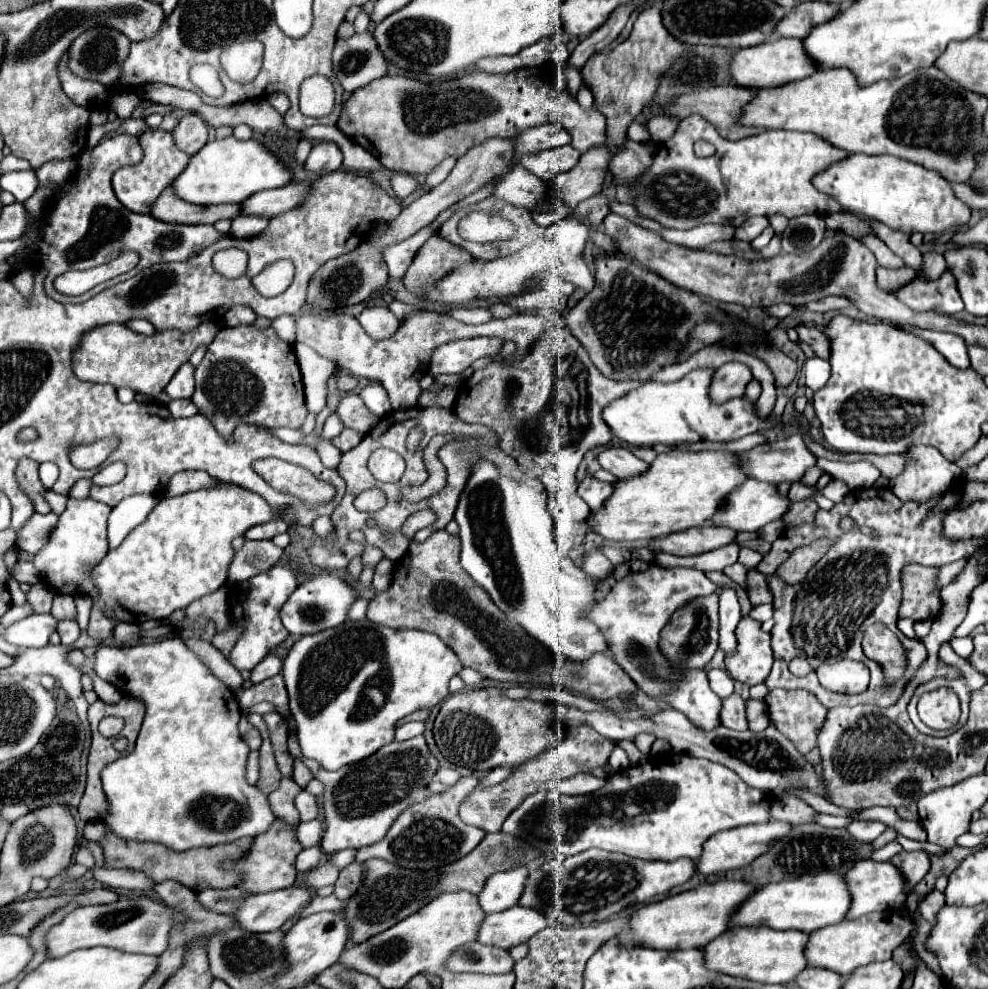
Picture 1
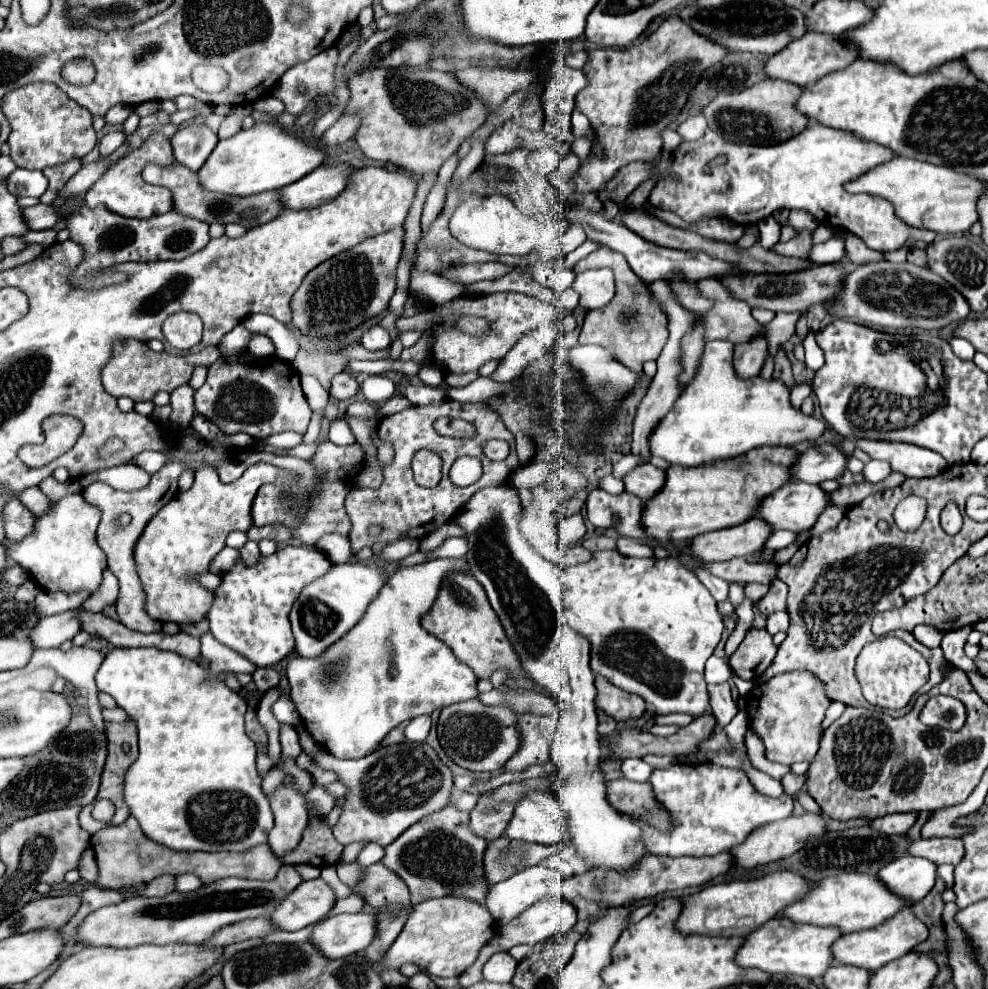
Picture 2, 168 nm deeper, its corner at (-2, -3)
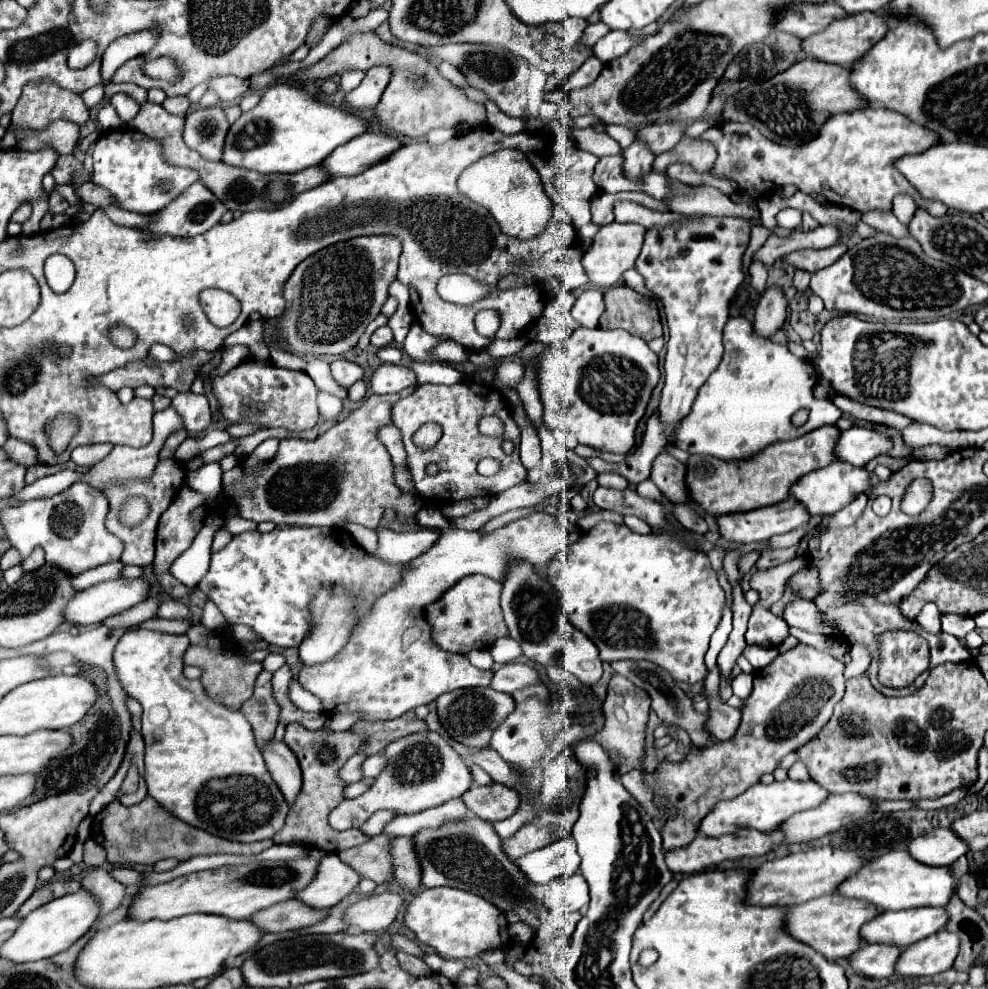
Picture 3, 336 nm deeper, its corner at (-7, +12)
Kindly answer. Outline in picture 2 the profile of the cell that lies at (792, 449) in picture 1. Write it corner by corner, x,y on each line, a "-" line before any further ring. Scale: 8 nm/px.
832,444
808,448
798,454
798,464
794,464
794,480
806,482
806,484
820,484
822,480
836,480
842,476
844,462
846,462
846,456
838,448
834,448

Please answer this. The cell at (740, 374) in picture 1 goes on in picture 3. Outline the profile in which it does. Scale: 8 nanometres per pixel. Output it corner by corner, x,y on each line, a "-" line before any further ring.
767,285
755,309
755,331
761,337
771,337
787,317
787,297
779,285

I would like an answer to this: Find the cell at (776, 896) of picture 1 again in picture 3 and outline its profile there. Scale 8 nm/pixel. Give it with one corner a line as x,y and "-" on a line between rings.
891,851
883,857
877,857
869,861
859,873
849,877
837,893
843,893
845,897
859,897
881,911
899,911
899,909
911,909
911,907
945,907
951,897
957,893
959,877
953,875
951,867
931,867
915,861
907,851

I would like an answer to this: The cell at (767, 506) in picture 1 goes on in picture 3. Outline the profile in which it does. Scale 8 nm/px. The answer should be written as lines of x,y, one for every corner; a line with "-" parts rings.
835,461
829,467
807,473
801,481
795,483
795,487
791,489
791,495
797,501
801,501
811,515
819,515
819,513
833,515
835,511
847,507
857,495
867,493
869,487
871,487
871,473
865,467
855,467
847,461

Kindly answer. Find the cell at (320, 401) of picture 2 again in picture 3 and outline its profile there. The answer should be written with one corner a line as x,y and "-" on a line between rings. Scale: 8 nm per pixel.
319,391
319,395
317,395
317,407
319,407
319,415
321,415
325,421
331,421
331,419
335,419
335,417
341,413
343,403
341,403
341,399
333,397
331,393

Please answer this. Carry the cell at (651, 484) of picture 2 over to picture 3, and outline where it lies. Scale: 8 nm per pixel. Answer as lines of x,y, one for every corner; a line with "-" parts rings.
659,455
653,461
653,469
651,469
649,479
661,489
661,493
669,501
691,503
687,483
685,483
685,475
687,475
687,467
683,463
679,463
671,455

